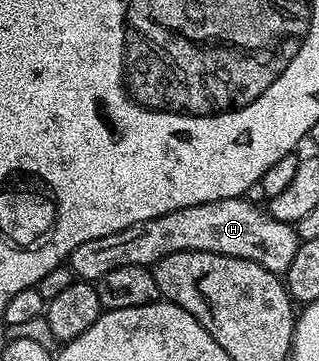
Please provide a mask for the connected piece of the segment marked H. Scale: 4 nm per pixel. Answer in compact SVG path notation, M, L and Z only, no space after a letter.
M246 197L226 198L220 202L206 202L196 206L186 206L173 212L165 212L165 216L157 216L153 220L145 220L142 224L133 224L113 236L101 236L97 240L85 240L85 244L77 244L69 259L71 273L76 279L96 283L105 272L122 266L154 267L165 256L182 250L197 252L213 252L234 258L253 260L265 269L277 275L282 275L293 264L293 256L299 251L300 237L295 233L295 227L290 222L282 222L274 218L266 209L263 210L253 203L247 202Z

